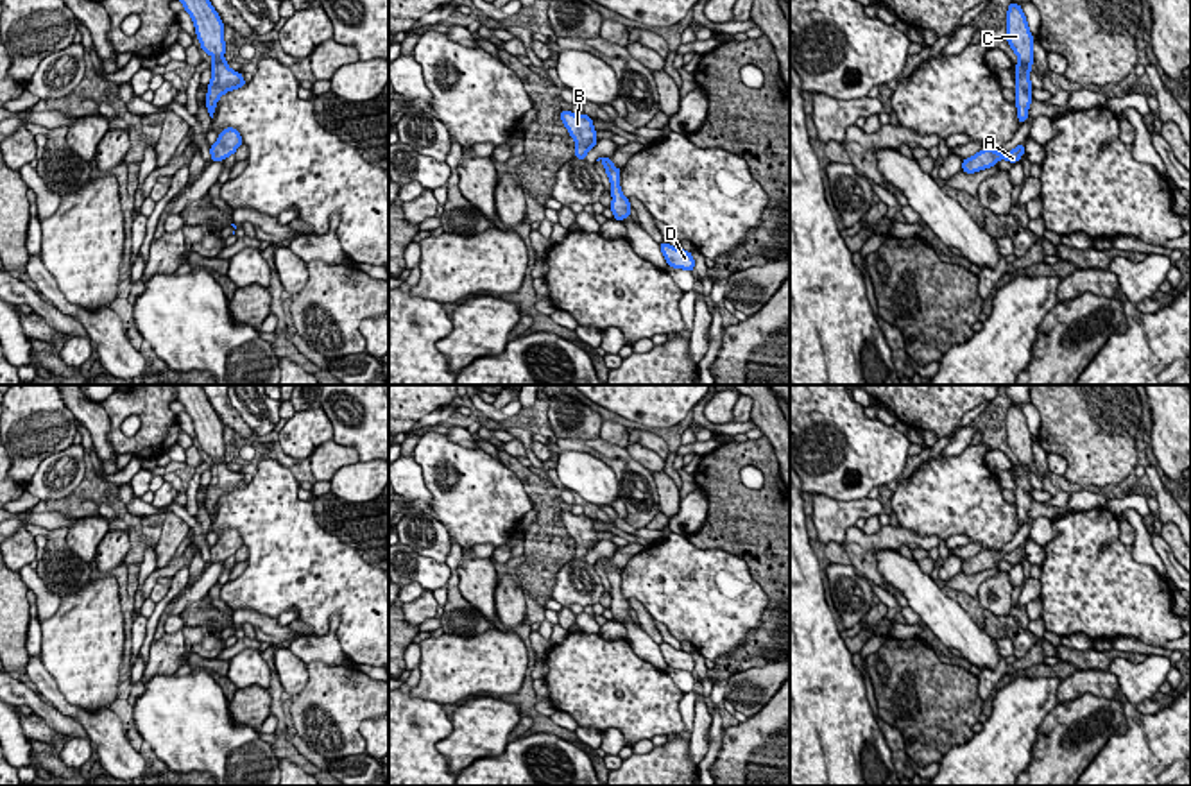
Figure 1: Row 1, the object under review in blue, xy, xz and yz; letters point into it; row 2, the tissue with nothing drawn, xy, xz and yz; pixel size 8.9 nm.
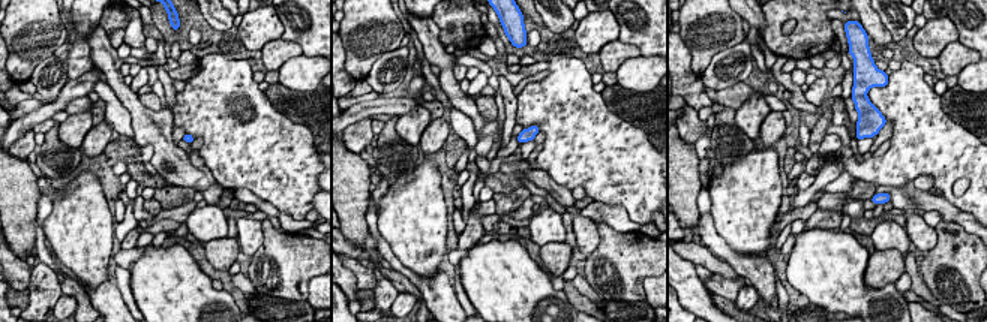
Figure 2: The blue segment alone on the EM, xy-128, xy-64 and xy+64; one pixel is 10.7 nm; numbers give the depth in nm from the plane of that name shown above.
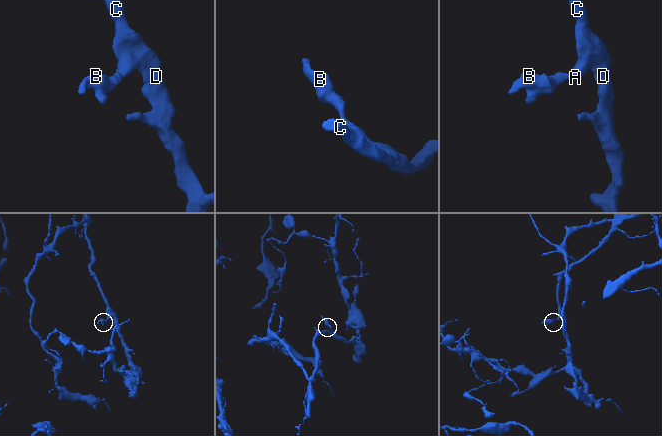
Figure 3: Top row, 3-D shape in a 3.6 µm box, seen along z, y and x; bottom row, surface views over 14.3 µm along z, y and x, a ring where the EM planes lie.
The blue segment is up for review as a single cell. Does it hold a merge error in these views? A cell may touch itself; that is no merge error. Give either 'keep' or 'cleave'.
keep

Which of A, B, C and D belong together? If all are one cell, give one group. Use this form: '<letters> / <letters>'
A B C D

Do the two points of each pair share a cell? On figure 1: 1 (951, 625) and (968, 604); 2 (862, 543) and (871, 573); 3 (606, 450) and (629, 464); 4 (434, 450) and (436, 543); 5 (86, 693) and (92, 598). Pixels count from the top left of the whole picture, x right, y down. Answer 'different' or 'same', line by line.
1: different
2: same
3: same
4: different
5: same

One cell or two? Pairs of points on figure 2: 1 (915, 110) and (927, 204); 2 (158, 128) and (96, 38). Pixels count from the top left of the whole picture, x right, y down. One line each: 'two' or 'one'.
1: two
2: one

